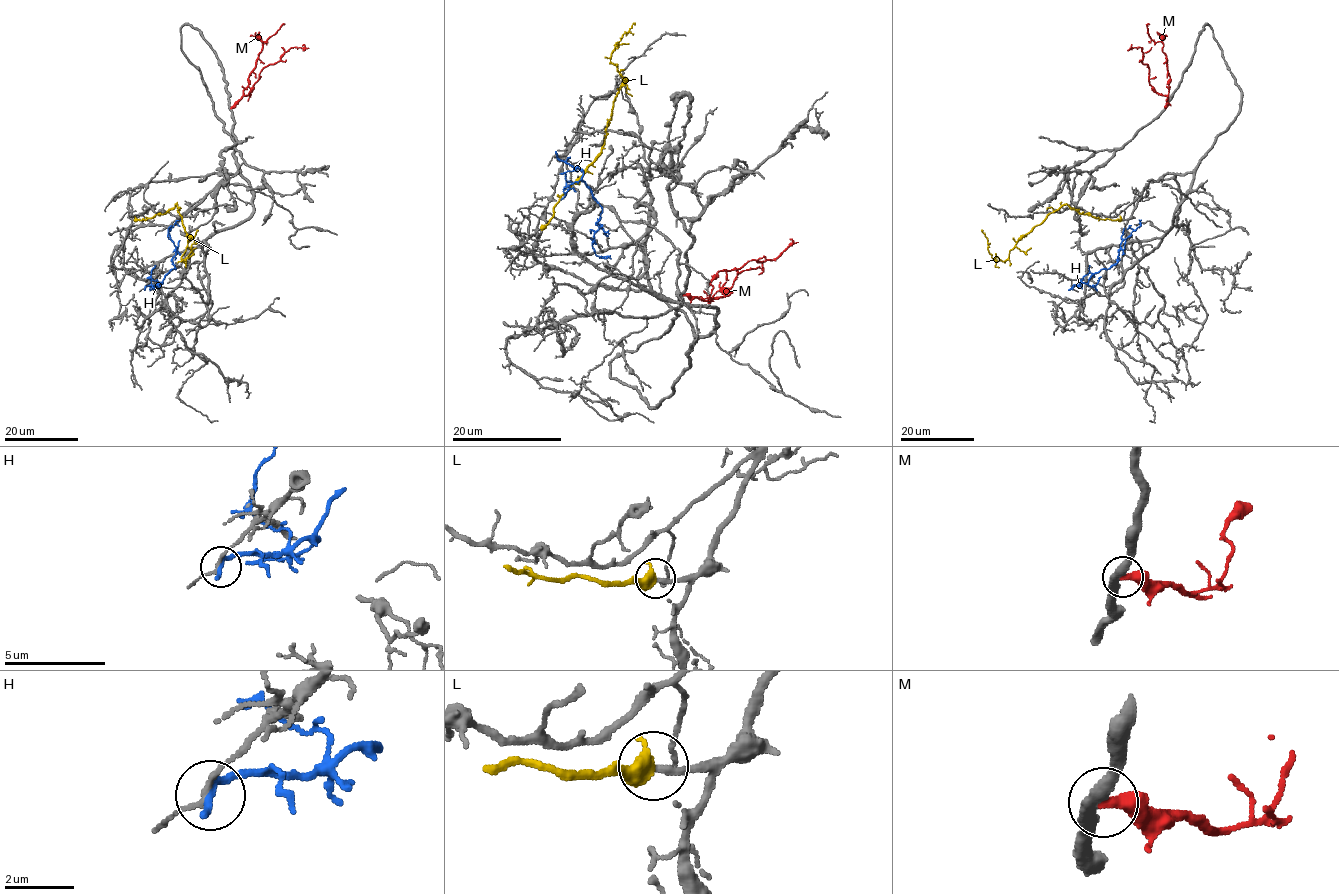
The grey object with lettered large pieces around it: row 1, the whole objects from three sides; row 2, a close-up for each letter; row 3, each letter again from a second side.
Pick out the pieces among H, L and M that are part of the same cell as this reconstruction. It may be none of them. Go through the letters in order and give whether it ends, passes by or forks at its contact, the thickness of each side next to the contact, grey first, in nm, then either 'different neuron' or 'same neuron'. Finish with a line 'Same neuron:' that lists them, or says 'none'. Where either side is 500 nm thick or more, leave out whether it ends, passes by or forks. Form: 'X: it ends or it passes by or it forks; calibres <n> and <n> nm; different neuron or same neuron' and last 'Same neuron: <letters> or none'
H: it ends; calibres 130 and 320 nm; different neuron
L: calibres 150 and 600 nm; same neuron
M: it ends; calibres 400 and 400 nm; different neuron
Same neuron: L

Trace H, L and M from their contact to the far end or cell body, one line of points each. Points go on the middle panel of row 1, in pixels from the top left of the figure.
H: (556, 155), (582, 173), (601, 212), (597, 223), (601, 227), (593, 235), (592, 247), (599, 257), (611, 258)
L: (541, 229), (555, 203), (601, 150), (623, 82), (618, 67), (610, 63), (611, 53), (634, 23)
M: (684, 295), (704, 299), (711, 294), (711, 281), (720, 270), (731, 270), (753, 259), (772, 259), (798, 242)

